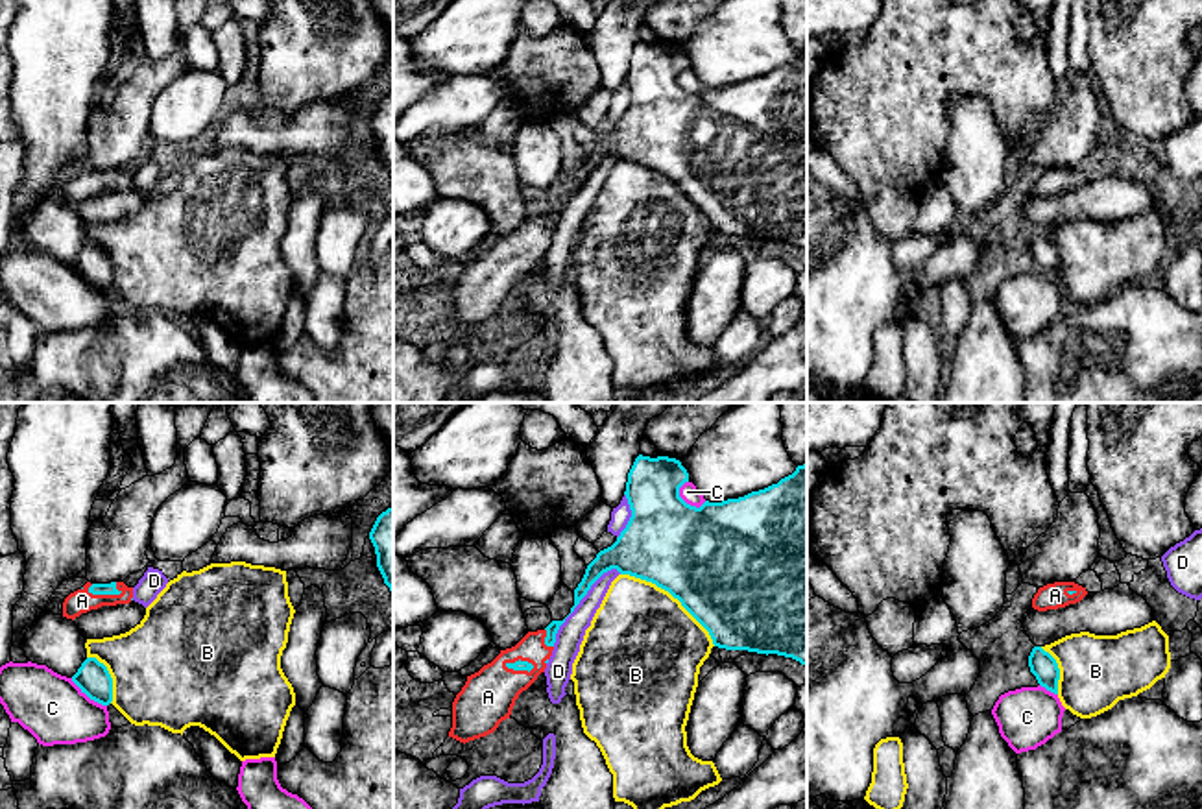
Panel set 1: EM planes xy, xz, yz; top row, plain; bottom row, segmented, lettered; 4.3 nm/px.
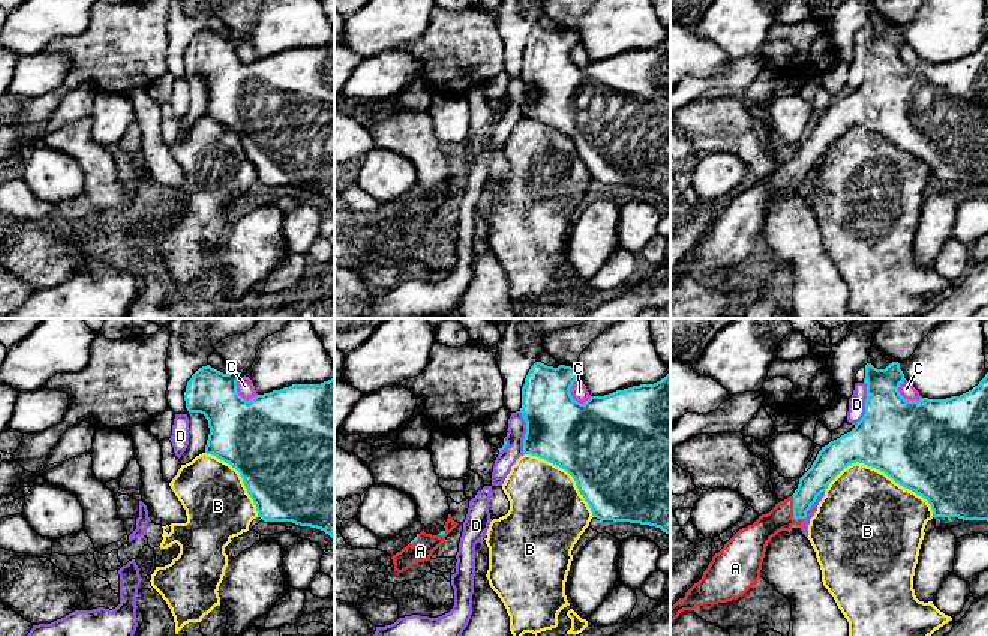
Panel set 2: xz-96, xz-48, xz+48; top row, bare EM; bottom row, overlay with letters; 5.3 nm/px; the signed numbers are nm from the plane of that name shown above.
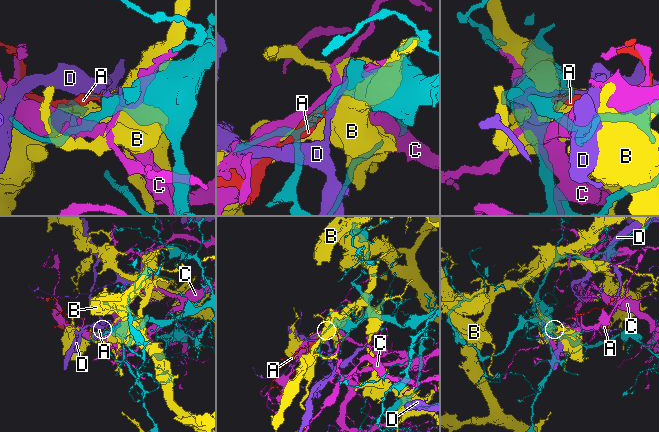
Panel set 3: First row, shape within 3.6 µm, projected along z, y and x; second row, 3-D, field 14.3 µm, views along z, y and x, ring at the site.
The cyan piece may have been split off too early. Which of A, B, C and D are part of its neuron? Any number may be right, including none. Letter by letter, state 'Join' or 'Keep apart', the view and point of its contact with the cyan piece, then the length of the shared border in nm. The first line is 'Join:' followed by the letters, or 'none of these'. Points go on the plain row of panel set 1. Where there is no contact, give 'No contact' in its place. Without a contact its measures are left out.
Join: A
A: Join. Touches cyan at xz (519, 246). Shared border 140 nm
B: Keep apart. Touches cyan at xz (673, 181). Shared border 500 nm
C: Keep apart. Touches cyan at xz (689, 91). Shared border 140 nm
D: Keep apart. Touches cyan at xz (578, 189). Shared border 440 nm

